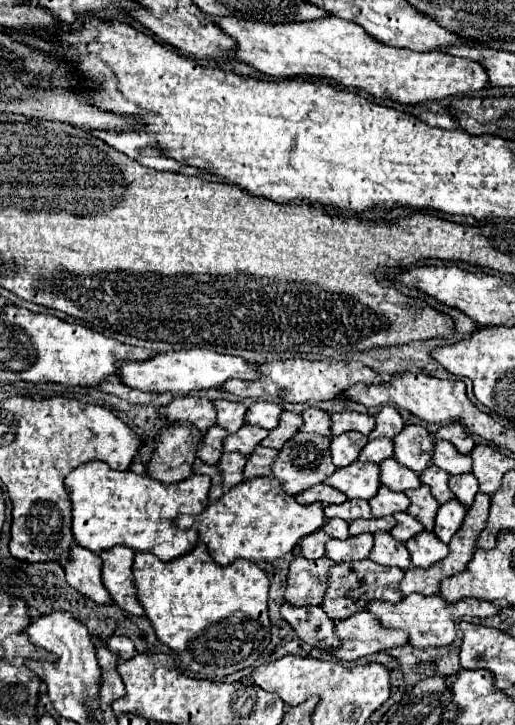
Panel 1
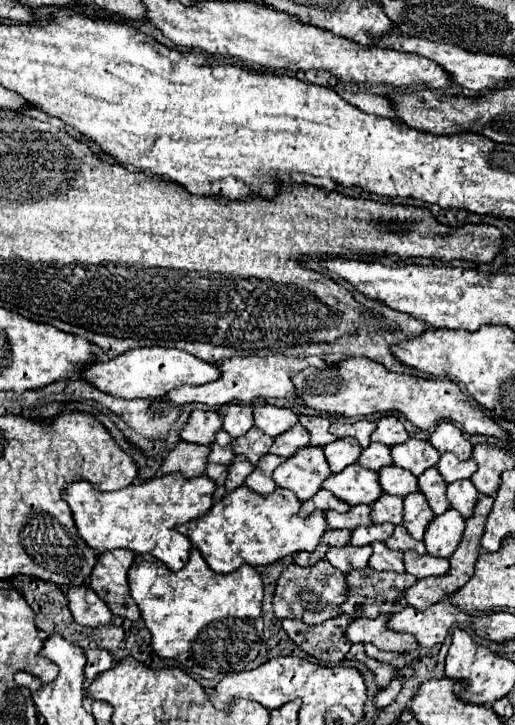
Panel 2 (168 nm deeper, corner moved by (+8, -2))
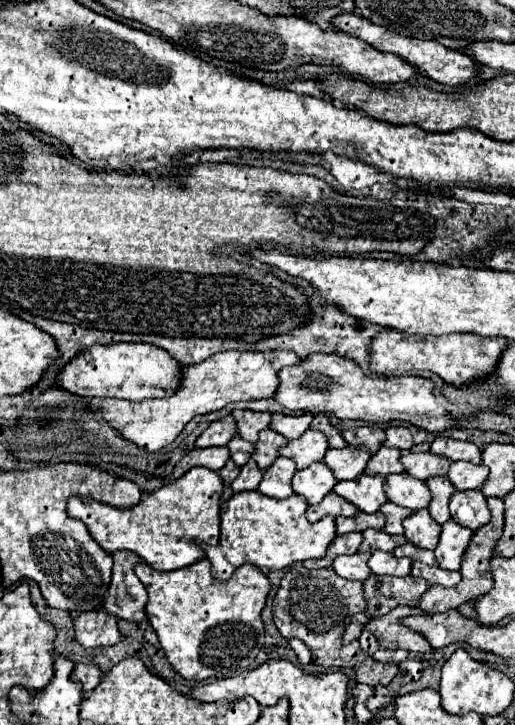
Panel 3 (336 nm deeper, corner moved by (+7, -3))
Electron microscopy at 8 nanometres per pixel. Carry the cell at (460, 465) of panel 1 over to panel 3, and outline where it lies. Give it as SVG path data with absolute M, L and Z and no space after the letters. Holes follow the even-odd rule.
M454 461L448 471L448 479L458 491L470 491L470 489L480 489L482 483L488 477L488 467L486 465L472 465L468 461Z

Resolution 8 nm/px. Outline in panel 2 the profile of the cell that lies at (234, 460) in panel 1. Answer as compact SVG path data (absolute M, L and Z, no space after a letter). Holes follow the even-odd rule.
M235 456L235 460L233 460L233 464L229 466L229 474L227 474L227 480L225 480L225 488L227 488L227 492L231 492L231 490L235 490L235 488L239 488L241 484L243 484L243 480L247 478L247 474L251 474L251 464L249 464L249 460L245 458L245 456Z

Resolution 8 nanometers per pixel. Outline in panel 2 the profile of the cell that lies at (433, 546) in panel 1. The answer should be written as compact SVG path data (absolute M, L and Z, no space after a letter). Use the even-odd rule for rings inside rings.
M411 550L405 552L405 570L417 578L441 576L447 572L447 568L449 568L447 558L439 558L431 554L417 554Z

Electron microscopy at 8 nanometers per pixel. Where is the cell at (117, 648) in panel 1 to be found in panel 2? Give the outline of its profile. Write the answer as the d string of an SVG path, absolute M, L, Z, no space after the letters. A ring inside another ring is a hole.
M91 650L91 652L85 652L87 654L87 666L85 666L85 676L87 680L93 680L93 676L109 670L115 660L113 660L113 654L109 650Z

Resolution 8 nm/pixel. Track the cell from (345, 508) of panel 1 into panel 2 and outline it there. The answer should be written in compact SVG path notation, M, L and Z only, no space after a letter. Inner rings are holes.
M351 506L349 512L345 512L345 514L339 514L335 510L327 510L325 518L327 518L329 528L347 528L347 530L353 530L357 526L369 526L371 524L369 510L371 510L369 506Z

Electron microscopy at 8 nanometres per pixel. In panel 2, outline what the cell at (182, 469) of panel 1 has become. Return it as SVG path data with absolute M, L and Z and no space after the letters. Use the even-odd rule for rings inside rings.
M177 442L175 450L171 450L163 464L161 472L171 474L171 472L181 472L185 478L189 476L199 476L205 472L207 464L207 452L209 446L199 446L199 444L189 444L189 442Z

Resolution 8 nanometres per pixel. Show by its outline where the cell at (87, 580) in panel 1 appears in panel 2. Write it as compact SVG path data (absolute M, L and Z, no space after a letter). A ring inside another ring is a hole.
M71 586L67 590L67 600L69 600L69 608L71 614L75 618L75 622L83 624L83 626L103 626L111 622L111 610L107 608L107 604L93 592L93 588L89 586Z

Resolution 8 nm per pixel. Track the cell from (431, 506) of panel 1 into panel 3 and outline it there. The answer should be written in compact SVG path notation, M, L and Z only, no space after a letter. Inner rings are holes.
M420 509L412 517L404 519L404 537L422 549L436 549L442 527L430 517L428 509Z

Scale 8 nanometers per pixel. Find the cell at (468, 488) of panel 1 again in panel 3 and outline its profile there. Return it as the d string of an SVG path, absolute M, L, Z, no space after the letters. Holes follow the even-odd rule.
M456 491L450 501L450 513L458 525L468 527L472 531L484 527L490 521L490 511L482 491L472 491L472 493Z

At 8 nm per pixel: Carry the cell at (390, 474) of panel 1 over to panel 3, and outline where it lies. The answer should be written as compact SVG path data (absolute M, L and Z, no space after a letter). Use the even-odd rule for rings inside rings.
M396 473L392 477L386 477L386 493L392 503L408 507L412 511L426 509L432 501L428 485L416 477L410 477L408 473Z

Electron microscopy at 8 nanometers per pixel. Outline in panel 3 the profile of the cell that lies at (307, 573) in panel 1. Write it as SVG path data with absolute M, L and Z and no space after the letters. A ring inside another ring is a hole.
M332 567L326 569L290 569L282 581L274 599L274 623L284 639L300 639L312 651L312 663L320 667L350 667L356 673L356 683L370 687L390 685L398 673L398 665L384 665L374 661L360 649L358 641L342 643L342 635L350 625L352 615L366 611L366 599L362 595L362 583L348 581L336 575Z

